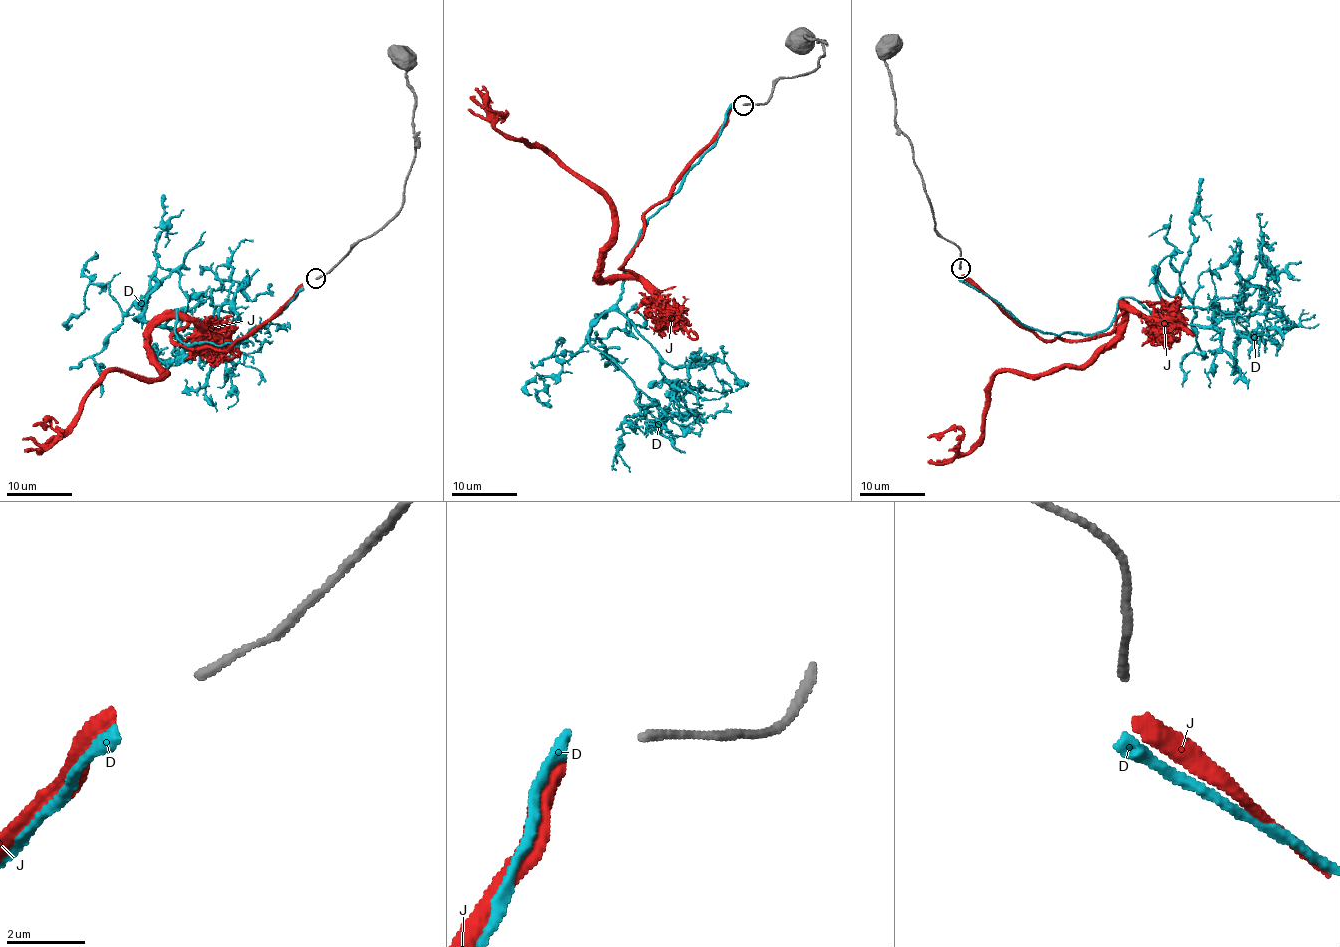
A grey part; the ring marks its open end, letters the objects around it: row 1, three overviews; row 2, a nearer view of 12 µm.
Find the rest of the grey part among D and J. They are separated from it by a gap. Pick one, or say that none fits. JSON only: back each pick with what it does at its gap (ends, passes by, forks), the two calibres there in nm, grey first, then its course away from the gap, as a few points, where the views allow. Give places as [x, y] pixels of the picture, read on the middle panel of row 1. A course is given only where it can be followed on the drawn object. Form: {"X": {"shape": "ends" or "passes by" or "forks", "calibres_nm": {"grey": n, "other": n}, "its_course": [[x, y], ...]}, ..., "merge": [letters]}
{"J": {"shape": "ends", "calibres_nm": {"grey": 240, "other": 420}, "its_course": [[730, 106], [645, 214], [621, 267], [635, 274], [605, 279], [612, 205], [549, 151], [508, 138], [475, 88]]}, "merge": ["J"]}

